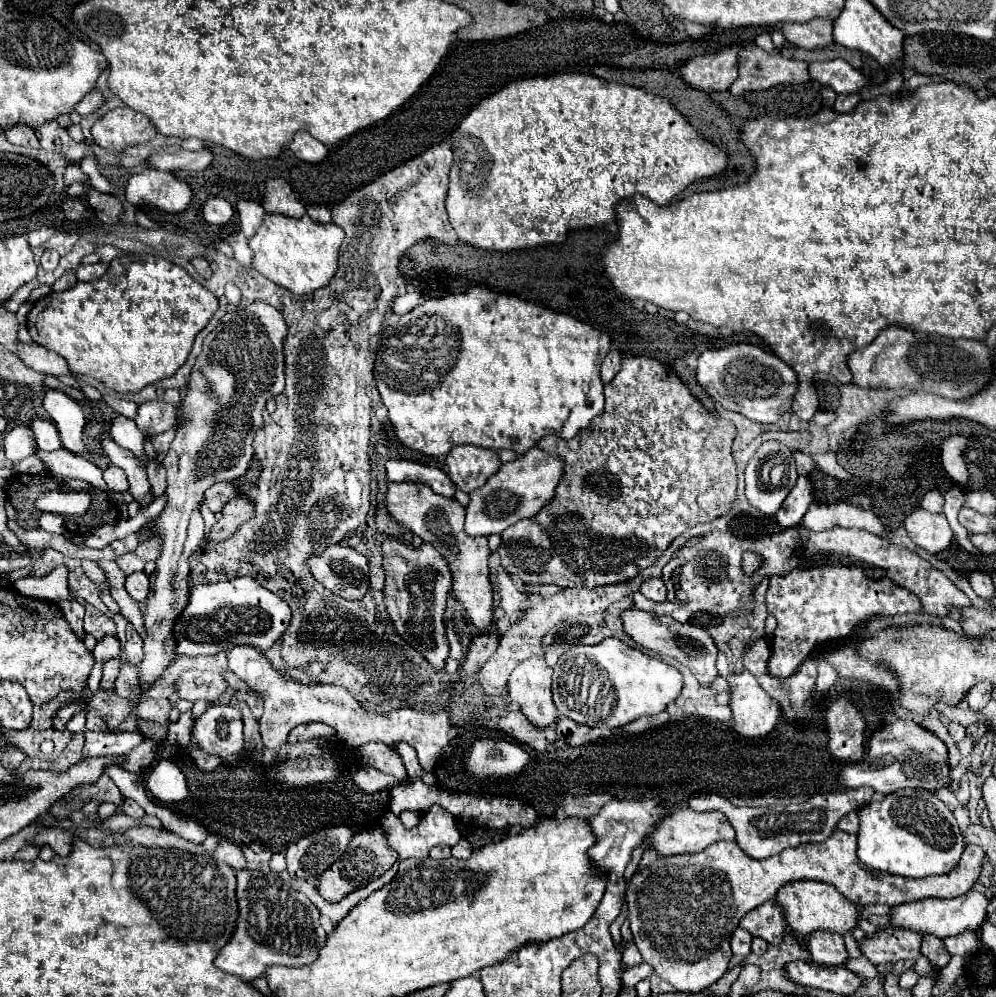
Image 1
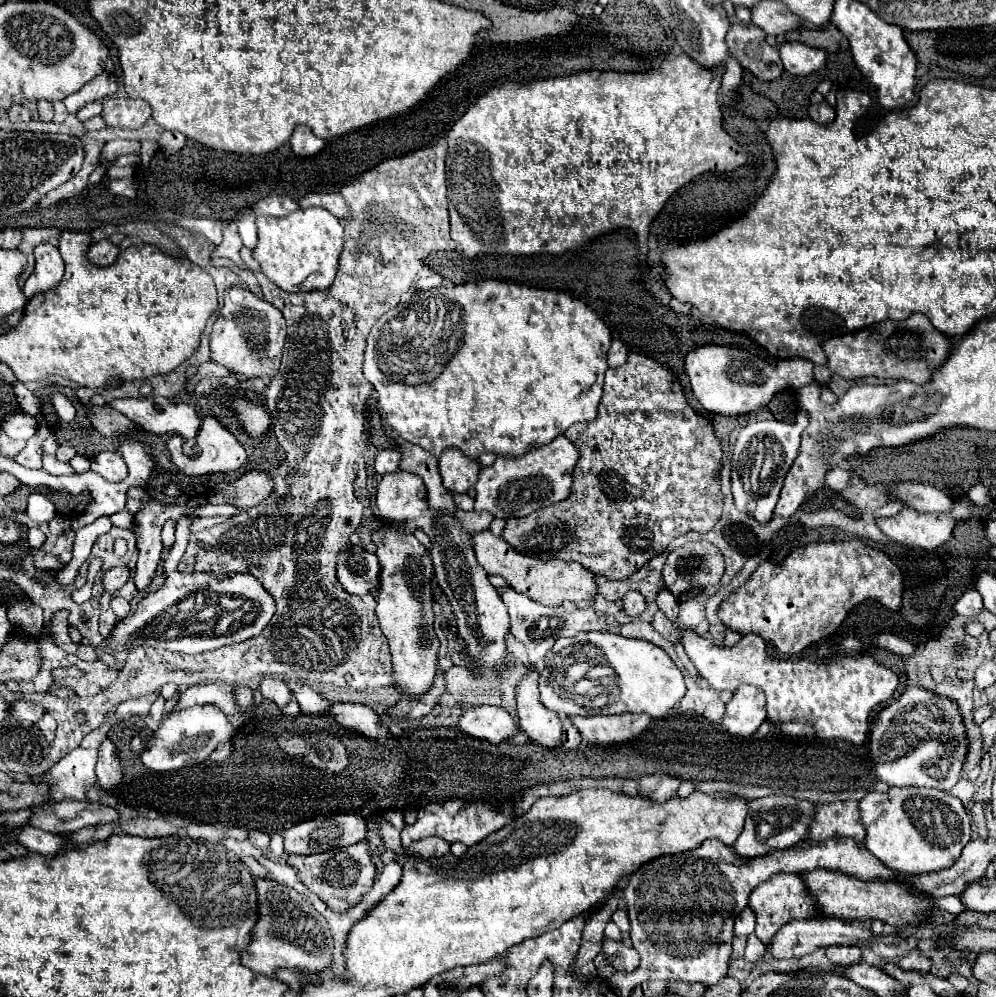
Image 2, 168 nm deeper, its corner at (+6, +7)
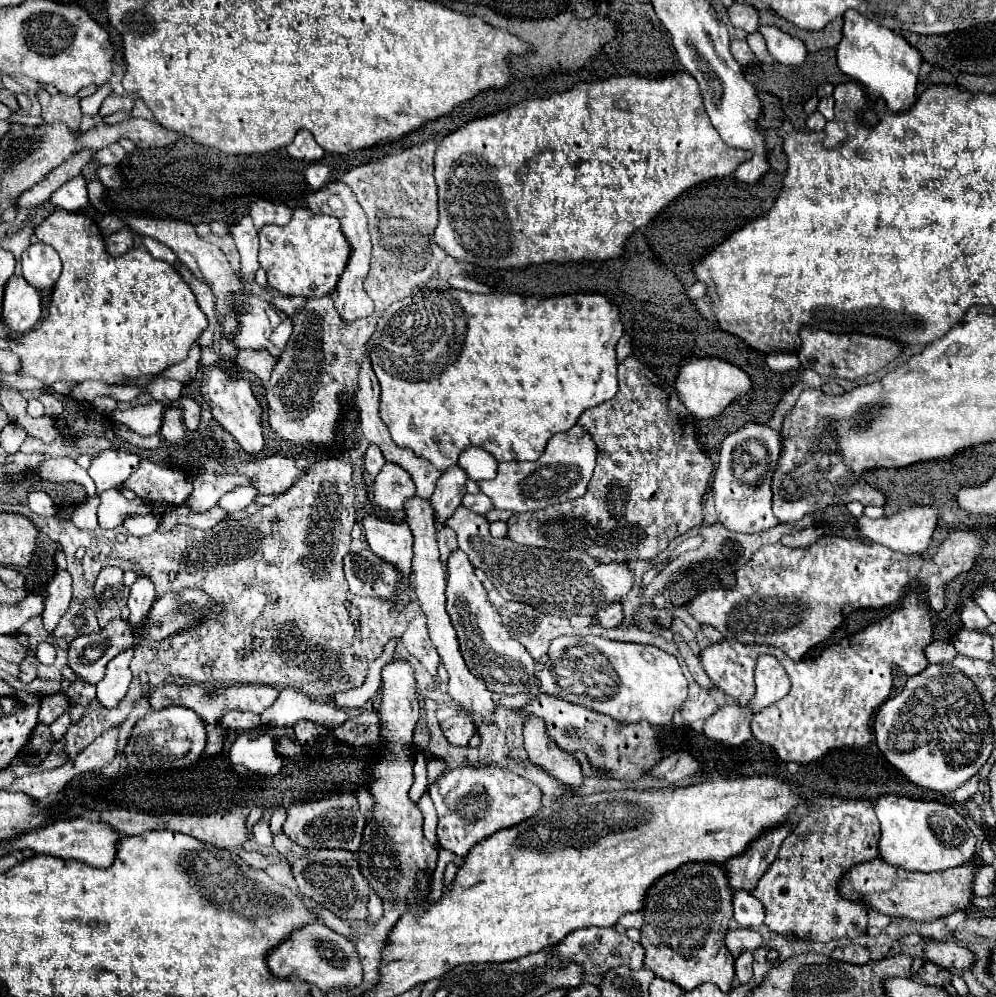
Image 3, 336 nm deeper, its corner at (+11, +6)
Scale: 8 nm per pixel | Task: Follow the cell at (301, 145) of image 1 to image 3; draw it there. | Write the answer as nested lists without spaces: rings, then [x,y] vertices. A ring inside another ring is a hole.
[[[301,129],[293,143],[287,145],[287,153],[293,157],[293,159],[307,159],[307,161],[313,161],[313,159],[321,159],[323,157],[323,149],[317,145],[317,141],[313,139],[313,135],[305,129]]]

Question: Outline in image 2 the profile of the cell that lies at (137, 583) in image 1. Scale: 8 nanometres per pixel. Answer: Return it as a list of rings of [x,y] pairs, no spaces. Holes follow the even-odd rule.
[[[126,566],[112,568],[112,570],[108,570],[108,572],[104,574],[104,588],[106,588],[108,592],[120,590],[120,588],[126,584],[128,578],[130,578],[130,568],[126,568]]]

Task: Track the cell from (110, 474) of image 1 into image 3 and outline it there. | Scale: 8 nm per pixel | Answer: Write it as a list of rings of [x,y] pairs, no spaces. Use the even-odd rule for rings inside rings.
[[[113,449],[101,451],[93,457],[93,463],[89,467],[89,477],[95,481],[99,491],[119,487],[139,467],[139,461],[141,457],[135,453],[123,453]]]

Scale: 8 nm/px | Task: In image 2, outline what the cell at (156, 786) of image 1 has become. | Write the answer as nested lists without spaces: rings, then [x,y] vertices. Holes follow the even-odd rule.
[[[204,704],[204,706],[192,706],[180,712],[174,712],[168,720],[160,724],[160,728],[150,736],[146,742],[146,750],[140,754],[142,764],[148,770],[154,772],[170,772],[184,768],[188,764],[204,762],[220,744],[230,742],[234,736],[234,726],[228,722],[226,714],[214,706],[214,704]]]

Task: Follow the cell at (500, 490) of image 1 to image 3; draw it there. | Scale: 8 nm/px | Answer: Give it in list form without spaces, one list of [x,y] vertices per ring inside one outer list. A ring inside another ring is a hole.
[[[575,425],[565,433],[557,433],[547,441],[543,455],[535,463],[511,461],[499,463],[497,477],[491,481],[479,481],[481,493],[487,493],[497,509],[509,509],[513,513],[537,511],[547,505],[563,503],[585,495],[587,483],[593,475],[597,459],[597,445],[593,437],[581,427]]]

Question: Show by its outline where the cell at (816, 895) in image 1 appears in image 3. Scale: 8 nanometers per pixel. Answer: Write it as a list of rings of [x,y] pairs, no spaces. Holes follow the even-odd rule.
[[[877,857],[869,863],[861,863],[849,869],[845,881],[841,881],[839,885],[839,893],[843,893],[843,897],[863,899],[871,909],[891,917],[931,921],[971,907],[975,867],[977,861],[971,861],[963,867],[947,869],[943,873],[913,873],[887,865],[881,857]]]

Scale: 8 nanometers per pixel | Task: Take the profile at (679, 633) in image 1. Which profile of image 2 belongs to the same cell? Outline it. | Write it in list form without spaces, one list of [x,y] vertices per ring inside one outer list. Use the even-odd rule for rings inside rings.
[[[680,630],[680,644],[686,656],[696,666],[702,678],[716,690],[736,690],[740,684],[760,686],[768,698],[766,708],[770,720],[784,734],[790,736],[818,736],[822,740],[846,740],[862,744],[868,736],[870,710],[888,700],[896,686],[898,676],[876,664],[874,658],[832,658],[828,662],[810,662],[798,658],[772,658],[766,652],[766,642],[758,634],[744,634],[732,648],[722,648],[712,640],[696,634],[694,630]]]

